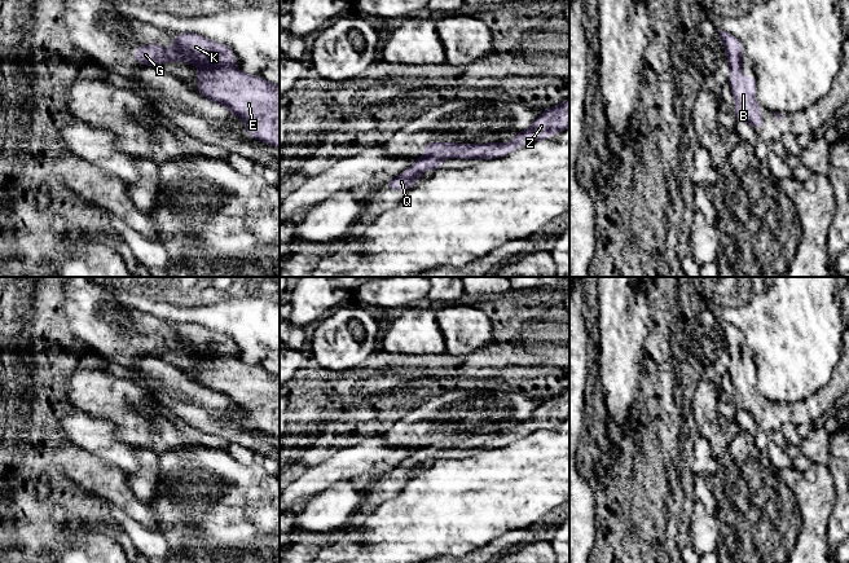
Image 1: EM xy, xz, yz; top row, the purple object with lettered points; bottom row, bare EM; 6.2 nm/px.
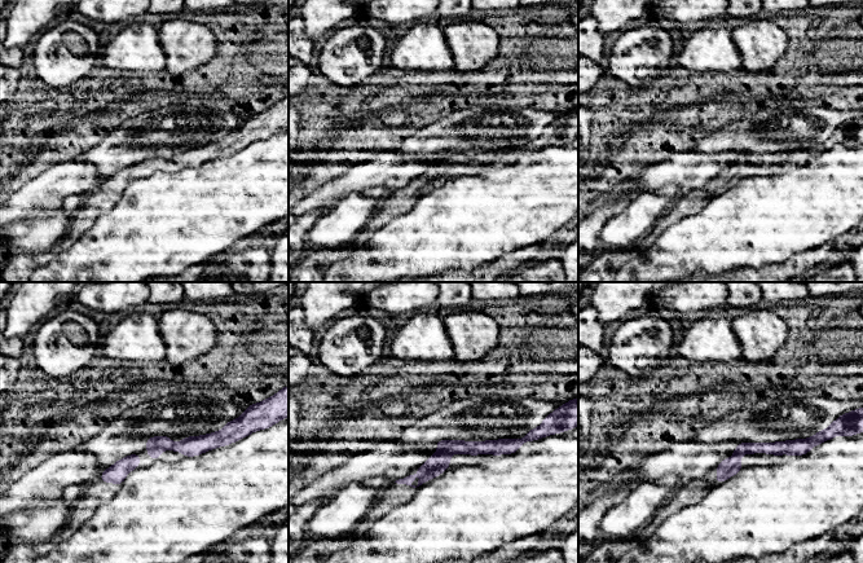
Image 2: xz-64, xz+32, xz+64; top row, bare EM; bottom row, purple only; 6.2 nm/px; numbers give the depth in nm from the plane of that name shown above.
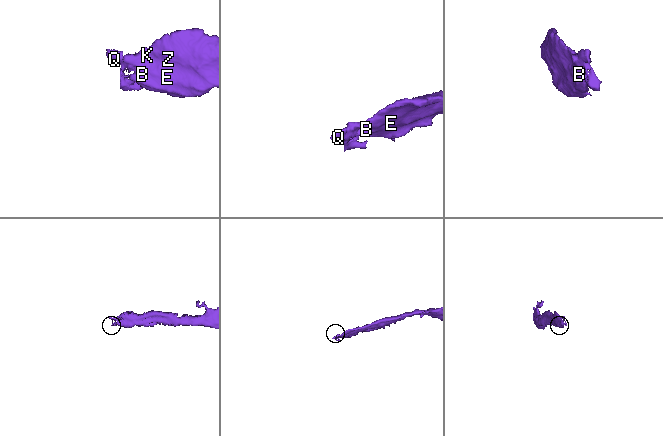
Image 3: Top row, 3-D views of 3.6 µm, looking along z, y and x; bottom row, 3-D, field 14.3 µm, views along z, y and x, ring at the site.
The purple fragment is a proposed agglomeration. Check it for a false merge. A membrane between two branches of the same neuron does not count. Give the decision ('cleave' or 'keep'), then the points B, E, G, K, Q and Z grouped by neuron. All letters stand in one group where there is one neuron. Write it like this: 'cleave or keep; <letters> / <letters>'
cleave; B E K Q Z / G

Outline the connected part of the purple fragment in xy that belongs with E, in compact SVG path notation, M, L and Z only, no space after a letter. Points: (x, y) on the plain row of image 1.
M182 322L175 326L175 335L181 349L199 357L194 366L199 371L197 379L203 387L229 399L245 412L248 426L280 437L280 375L258 365L243 364L236 355L234 342L225 334L212 331L199 324Z

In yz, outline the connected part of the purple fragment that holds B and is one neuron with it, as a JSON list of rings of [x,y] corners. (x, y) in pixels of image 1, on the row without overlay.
[[[718,320],[726,347],[730,353],[729,373],[735,388],[735,405],[738,410],[749,413],[755,419],[758,419],[764,412],[760,401],[760,393],[755,388],[756,368],[742,365],[742,344],[744,337],[731,324]]]

